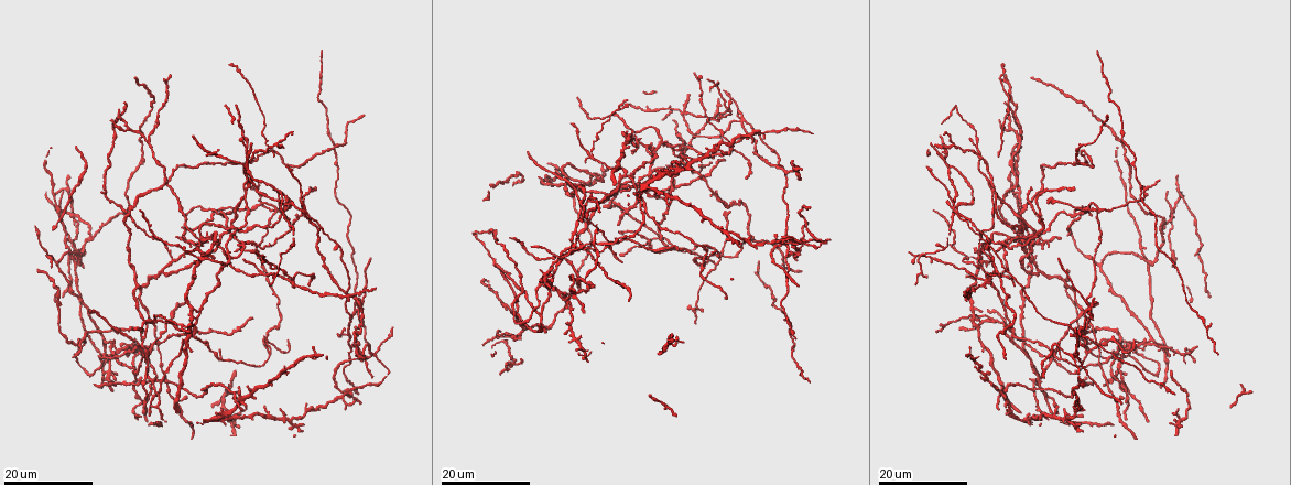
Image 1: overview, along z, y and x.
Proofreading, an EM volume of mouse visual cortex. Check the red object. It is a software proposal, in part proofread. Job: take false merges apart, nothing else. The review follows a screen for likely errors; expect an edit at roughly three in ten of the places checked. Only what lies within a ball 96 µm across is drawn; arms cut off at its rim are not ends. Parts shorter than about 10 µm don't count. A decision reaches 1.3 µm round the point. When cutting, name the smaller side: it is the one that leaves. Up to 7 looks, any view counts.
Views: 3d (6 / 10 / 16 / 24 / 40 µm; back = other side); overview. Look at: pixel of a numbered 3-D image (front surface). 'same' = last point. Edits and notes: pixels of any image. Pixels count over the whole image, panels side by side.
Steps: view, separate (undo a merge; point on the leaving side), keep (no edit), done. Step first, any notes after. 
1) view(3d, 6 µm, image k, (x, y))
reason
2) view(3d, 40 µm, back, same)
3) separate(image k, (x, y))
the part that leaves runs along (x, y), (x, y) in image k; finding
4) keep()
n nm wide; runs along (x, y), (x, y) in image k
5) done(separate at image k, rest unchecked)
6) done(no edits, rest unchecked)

view(3d, 24 µm, image 1, (584, 201))
looks like a crossing

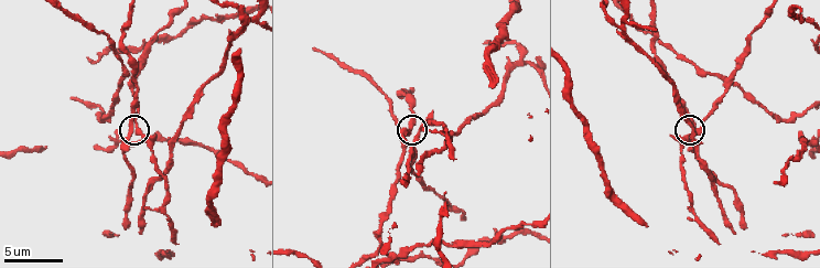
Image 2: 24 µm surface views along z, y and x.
view(3d, 6 µm, image 2, (417, 136))

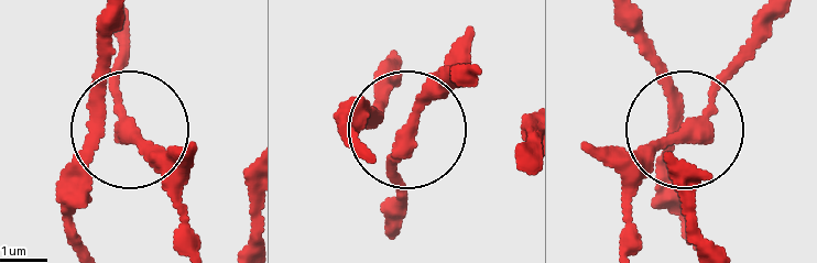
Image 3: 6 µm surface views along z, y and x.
view(3d, 6 µm, back, image 3, (131, 135))

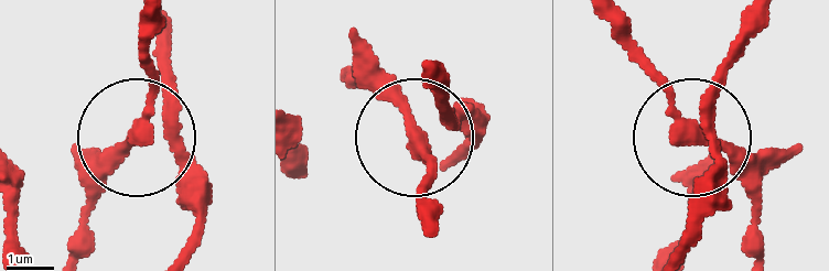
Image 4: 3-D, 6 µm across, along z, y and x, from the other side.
keep()
4 arms; runs along (763, 22), (700, 132), (758, 207) in image 4; continuous, no second cell

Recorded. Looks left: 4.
view(3d, 16 µm, image 1, (268, 352))
three arms meet

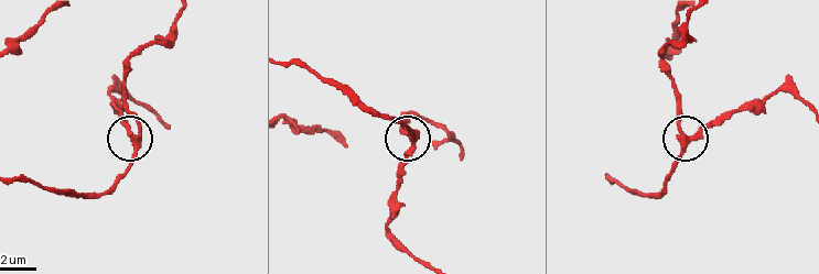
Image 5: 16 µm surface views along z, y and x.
view(3d, 6 µm, image 5, (136, 140))
zoom in

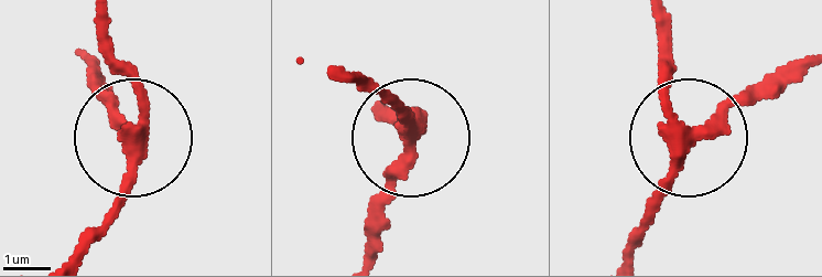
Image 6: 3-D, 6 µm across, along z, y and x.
keep()
runs along (344, 71), (415, 147), (371, 237) in image 6; one cell here

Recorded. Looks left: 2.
view(3d, 10 µm, image 2, (410, 105))
sudden change in width

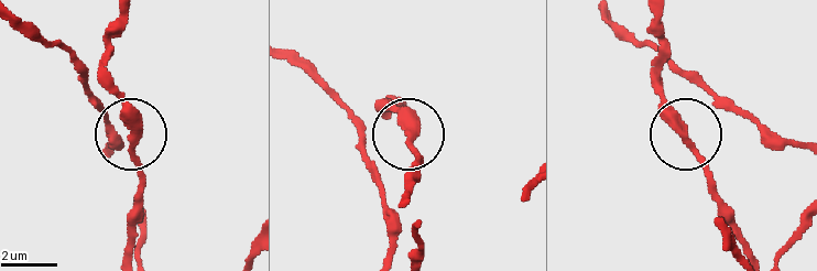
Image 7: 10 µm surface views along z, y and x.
view(3d, 10 µm, back, image 7, (410, 137))

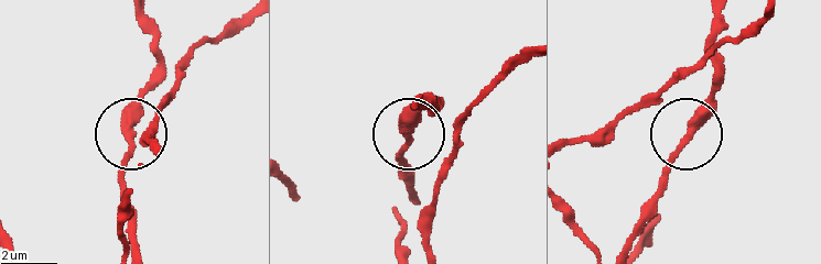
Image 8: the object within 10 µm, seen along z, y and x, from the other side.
keep()
runs along (717, 13), (715, 84), (666, 184), (641, 209) in image 8; one cell here

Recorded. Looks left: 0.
done(no edits, rest unchecked)

